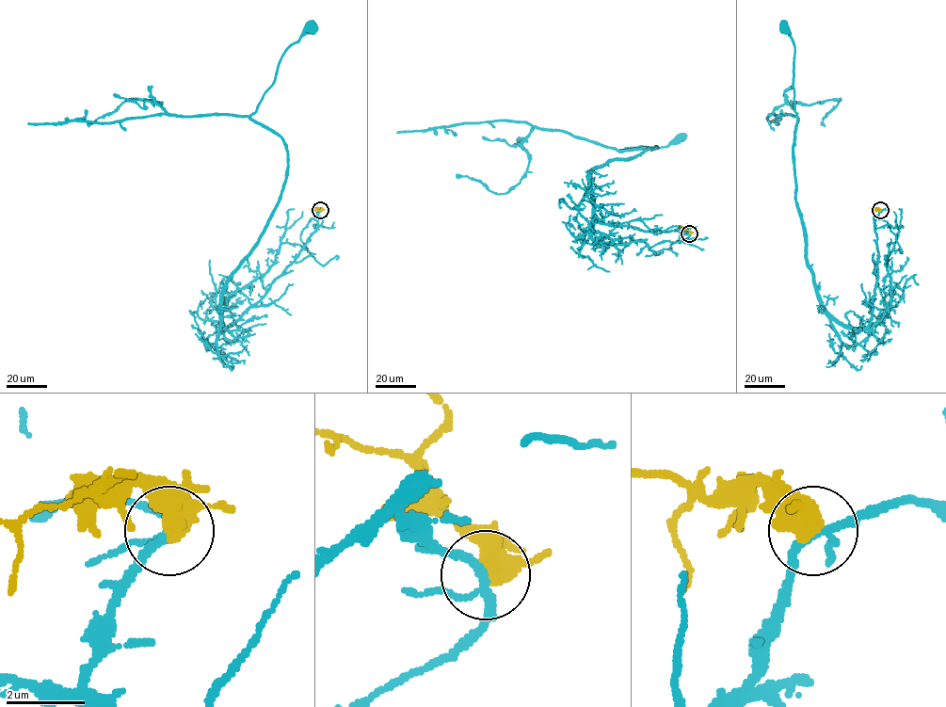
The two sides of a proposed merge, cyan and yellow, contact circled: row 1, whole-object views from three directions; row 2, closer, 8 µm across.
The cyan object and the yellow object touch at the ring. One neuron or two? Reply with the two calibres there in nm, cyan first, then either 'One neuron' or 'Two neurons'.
Thickness 180 nm (cyan) against 460 nm. Two neurons

